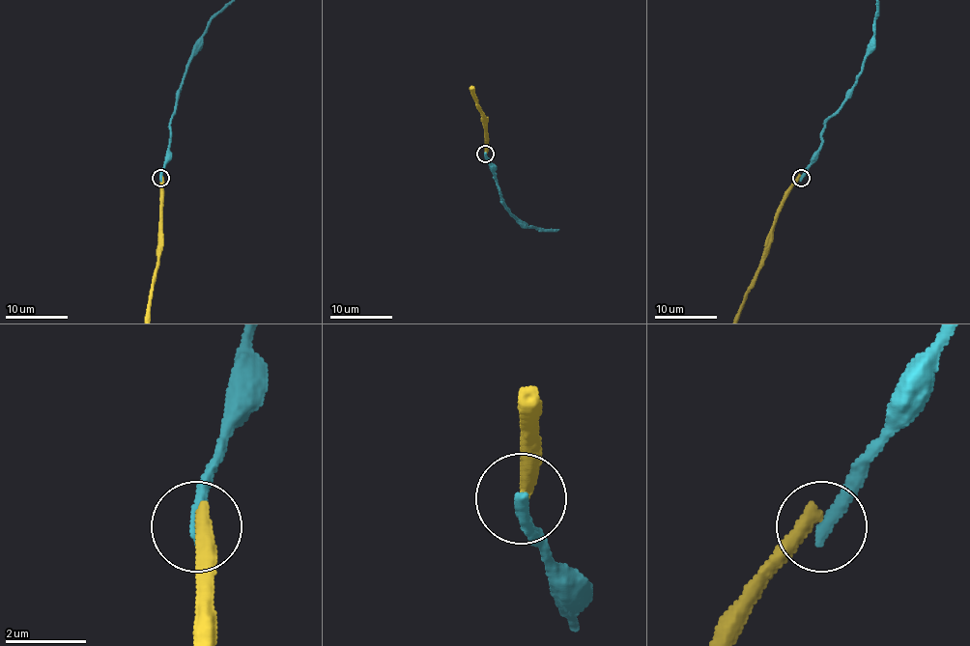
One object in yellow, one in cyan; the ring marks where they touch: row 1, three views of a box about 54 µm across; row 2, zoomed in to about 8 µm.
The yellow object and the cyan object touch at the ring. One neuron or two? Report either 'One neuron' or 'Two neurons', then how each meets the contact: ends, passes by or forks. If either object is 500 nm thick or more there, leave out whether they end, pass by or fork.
Two neurons. At the ring yellow ends. At the ring cyan ends

